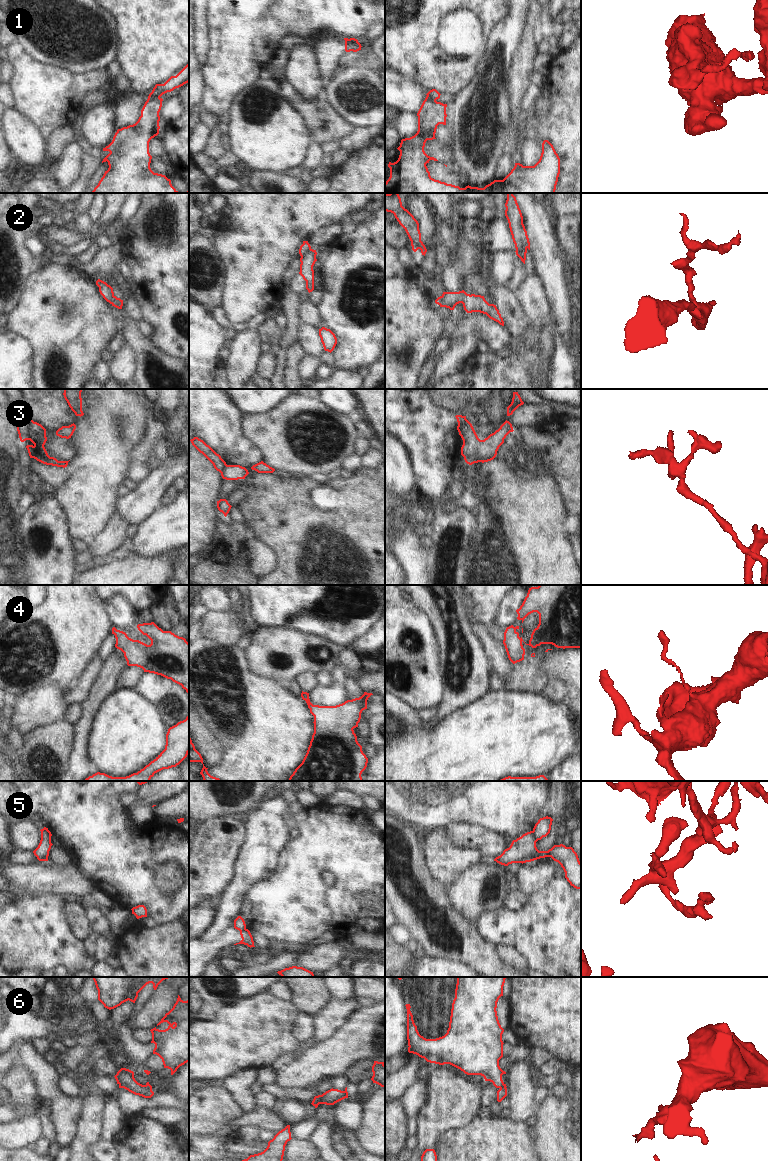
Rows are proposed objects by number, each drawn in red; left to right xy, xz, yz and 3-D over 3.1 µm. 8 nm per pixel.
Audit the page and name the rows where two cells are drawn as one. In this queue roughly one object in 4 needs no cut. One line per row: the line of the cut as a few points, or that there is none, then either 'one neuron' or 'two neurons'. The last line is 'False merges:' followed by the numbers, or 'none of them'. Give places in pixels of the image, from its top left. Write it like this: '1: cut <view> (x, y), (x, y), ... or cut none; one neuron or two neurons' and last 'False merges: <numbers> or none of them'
1: cut xy (149, 95), (159, 98); two neurons
2: cut xz (310, 248), (301, 257); two neurons
3: cut xy (32, 420), (29, 425), (29, 435), (26, 439); two neurons
4: cut none; one neuron
5: cut yz (531, 831), (537, 840); two neurons
6: cut yz (500, 1087), (505, 1088); two neurons
False merges: 1, 2, 3, 5, 6

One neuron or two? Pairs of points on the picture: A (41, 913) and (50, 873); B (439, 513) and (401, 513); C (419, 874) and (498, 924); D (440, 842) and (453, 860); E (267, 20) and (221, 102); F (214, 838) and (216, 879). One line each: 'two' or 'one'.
A: two
B: two
C: two
D: one
E: one
F: one

